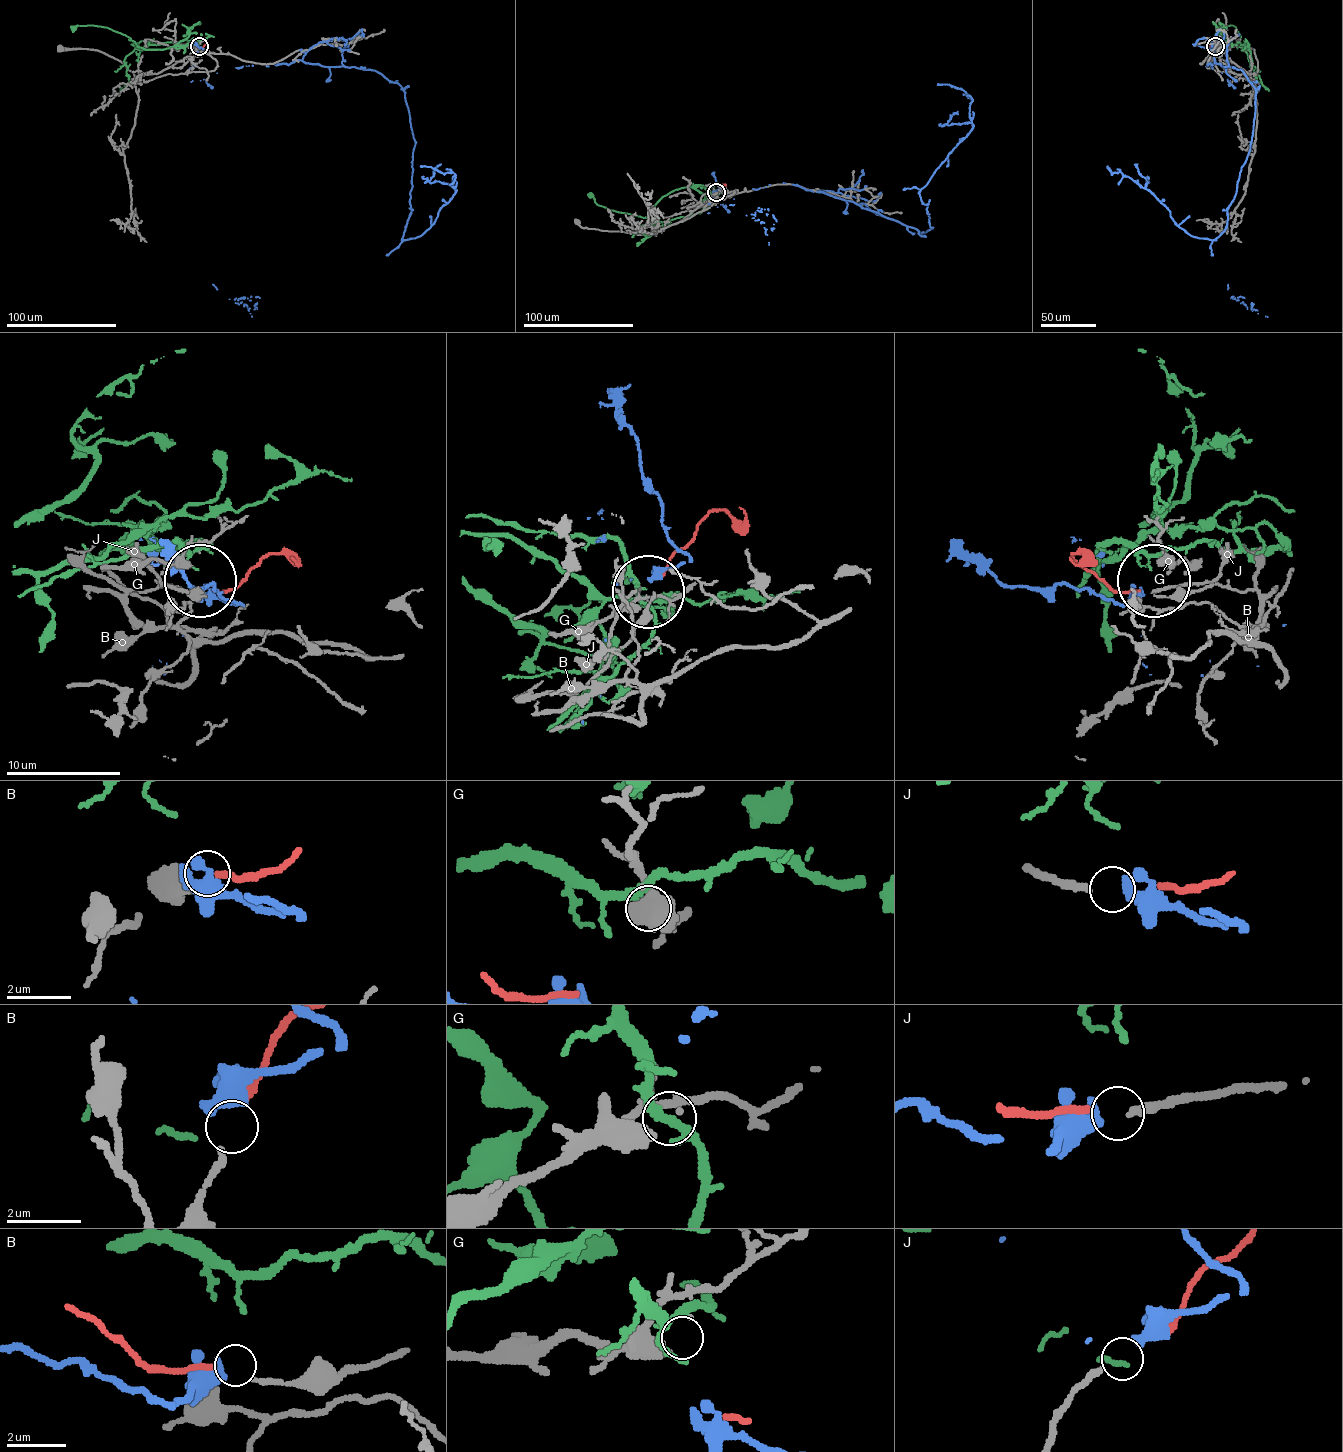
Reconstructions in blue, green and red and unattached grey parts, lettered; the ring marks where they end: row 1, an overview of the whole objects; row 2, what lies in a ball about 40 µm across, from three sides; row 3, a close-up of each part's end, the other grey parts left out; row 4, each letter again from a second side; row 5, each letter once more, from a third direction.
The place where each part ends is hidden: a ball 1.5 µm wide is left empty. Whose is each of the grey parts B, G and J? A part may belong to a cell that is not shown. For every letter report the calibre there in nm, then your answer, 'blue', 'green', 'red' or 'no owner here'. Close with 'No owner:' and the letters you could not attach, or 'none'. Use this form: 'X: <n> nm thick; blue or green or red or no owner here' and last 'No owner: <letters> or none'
B: 180 nm thick; red
G: 440 nm thick; no owner here
J: 200 nm thick; blue
No owner: G

